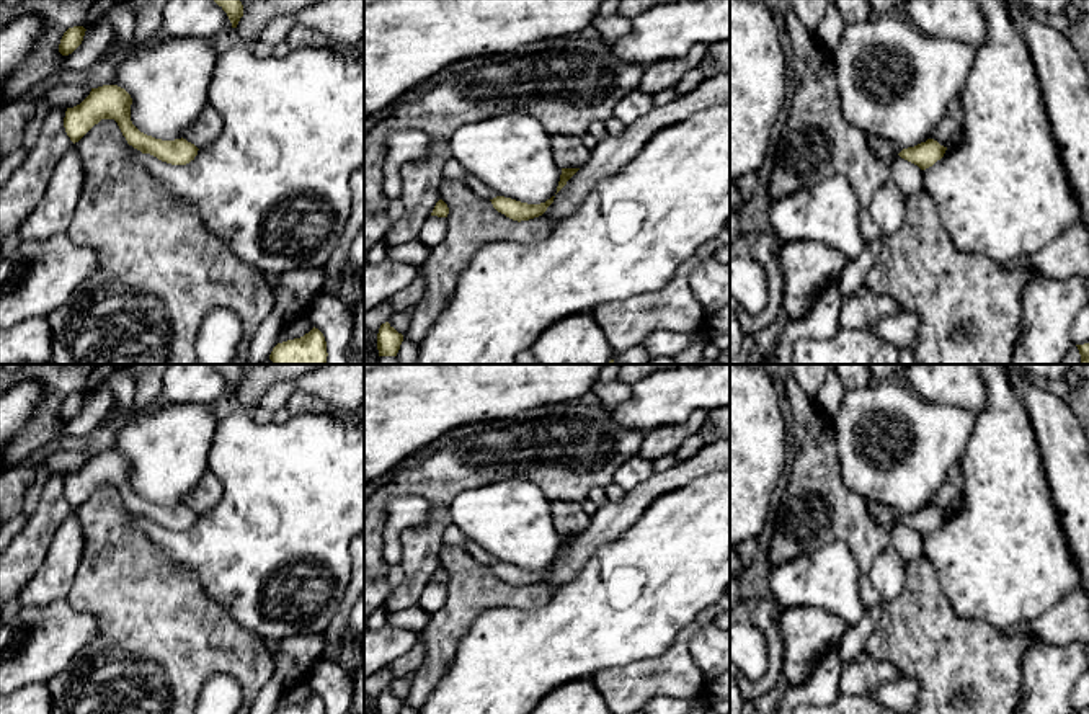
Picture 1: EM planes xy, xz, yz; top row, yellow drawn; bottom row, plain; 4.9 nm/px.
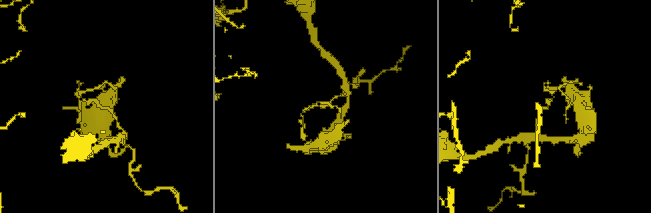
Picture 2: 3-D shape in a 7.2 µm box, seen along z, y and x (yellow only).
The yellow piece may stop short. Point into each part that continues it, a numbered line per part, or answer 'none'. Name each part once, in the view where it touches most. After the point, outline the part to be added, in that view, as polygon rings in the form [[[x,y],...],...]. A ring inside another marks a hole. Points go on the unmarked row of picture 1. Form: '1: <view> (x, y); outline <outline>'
none

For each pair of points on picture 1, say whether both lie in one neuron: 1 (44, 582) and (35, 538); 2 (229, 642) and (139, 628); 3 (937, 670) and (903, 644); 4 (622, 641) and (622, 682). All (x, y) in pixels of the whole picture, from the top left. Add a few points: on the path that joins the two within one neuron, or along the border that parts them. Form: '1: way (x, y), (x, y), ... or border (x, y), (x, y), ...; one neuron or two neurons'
1: border (56, 530), (44, 562), (17, 595); two neurons
2: way (206, 638), (186, 633), (162, 633); one neuron
3: way (929, 662), (911, 644); one neuron
4: border (660, 655), (606, 667), (590, 678); two neurons

